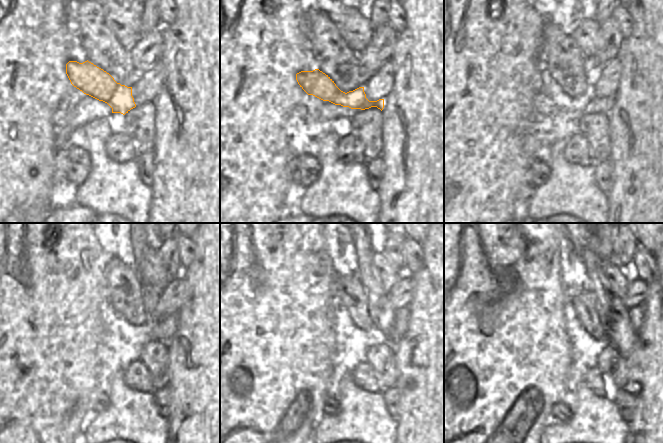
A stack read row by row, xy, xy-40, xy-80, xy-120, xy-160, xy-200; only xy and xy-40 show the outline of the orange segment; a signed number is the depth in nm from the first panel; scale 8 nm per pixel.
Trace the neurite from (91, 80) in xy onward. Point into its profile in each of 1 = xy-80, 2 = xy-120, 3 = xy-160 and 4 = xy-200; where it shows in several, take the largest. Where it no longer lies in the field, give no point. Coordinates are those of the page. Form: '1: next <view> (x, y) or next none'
1: next xy-80 (587, 103)
2: next xy-120 (162, 329)
3: next xy-160 (340, 317)
4: next xy-200 (572, 322)

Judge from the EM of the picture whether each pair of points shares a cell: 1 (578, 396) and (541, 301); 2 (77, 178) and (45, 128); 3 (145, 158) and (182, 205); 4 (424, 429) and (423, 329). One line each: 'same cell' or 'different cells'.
1: different cells
2: different cells
3: different cells
4: same cell

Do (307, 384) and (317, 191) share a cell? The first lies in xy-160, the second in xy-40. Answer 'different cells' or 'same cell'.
different cells

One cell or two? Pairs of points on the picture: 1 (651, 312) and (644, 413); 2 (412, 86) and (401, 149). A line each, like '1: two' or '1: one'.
1: one
2: one

